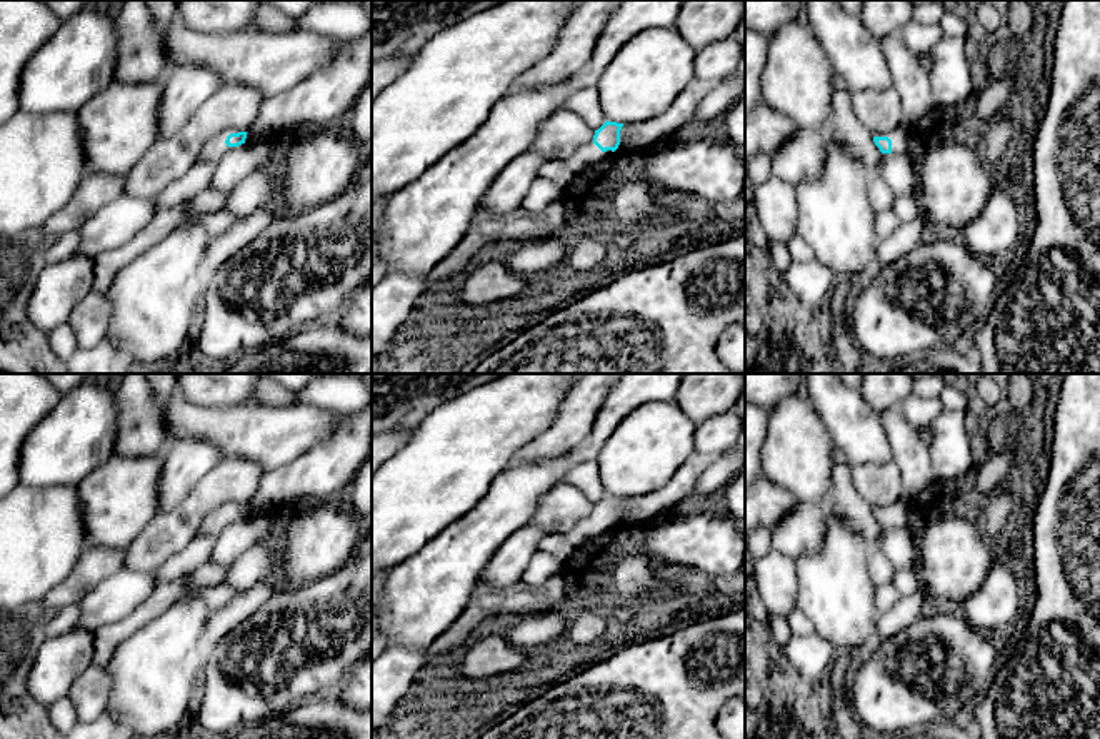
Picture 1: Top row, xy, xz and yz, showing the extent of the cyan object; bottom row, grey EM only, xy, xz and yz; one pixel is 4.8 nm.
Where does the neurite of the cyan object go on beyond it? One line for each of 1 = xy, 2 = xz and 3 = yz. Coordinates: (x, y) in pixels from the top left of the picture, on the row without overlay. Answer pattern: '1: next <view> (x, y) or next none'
1: next none
2: next none
3: next none

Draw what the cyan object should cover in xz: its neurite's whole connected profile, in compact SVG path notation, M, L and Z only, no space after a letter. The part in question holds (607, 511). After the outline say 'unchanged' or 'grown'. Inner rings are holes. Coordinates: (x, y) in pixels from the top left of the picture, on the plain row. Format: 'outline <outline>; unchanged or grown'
outline M605 495L598 504L595 504L593 517L602 524L615 525L620 519L620 504L623 497Z; unchanged

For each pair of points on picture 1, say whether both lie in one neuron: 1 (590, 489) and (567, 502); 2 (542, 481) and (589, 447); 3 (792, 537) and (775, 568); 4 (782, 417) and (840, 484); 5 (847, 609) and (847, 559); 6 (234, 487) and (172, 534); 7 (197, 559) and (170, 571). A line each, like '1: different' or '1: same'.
1: different
2: different
3: different
4: different
5: same
6: same
7: same

